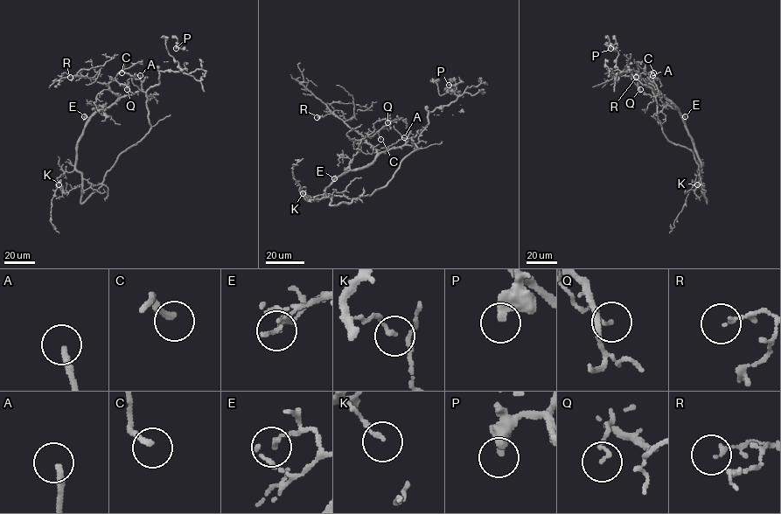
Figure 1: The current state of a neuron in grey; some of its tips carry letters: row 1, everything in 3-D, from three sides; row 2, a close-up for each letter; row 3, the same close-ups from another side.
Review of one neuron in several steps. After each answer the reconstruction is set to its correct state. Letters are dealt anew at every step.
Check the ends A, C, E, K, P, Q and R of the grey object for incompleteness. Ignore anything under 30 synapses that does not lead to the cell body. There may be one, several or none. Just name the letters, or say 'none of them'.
A

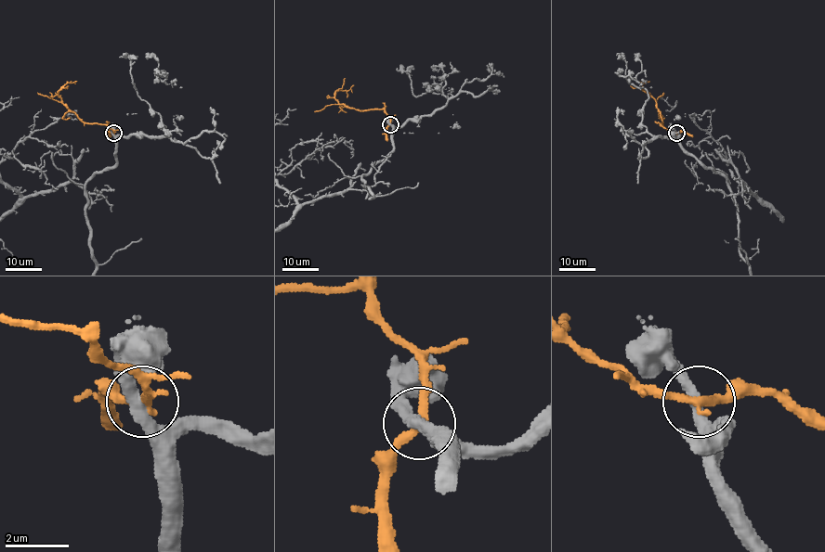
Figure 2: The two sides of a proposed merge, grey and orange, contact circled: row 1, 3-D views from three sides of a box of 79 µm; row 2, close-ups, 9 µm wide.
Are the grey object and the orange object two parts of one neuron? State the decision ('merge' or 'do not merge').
merge

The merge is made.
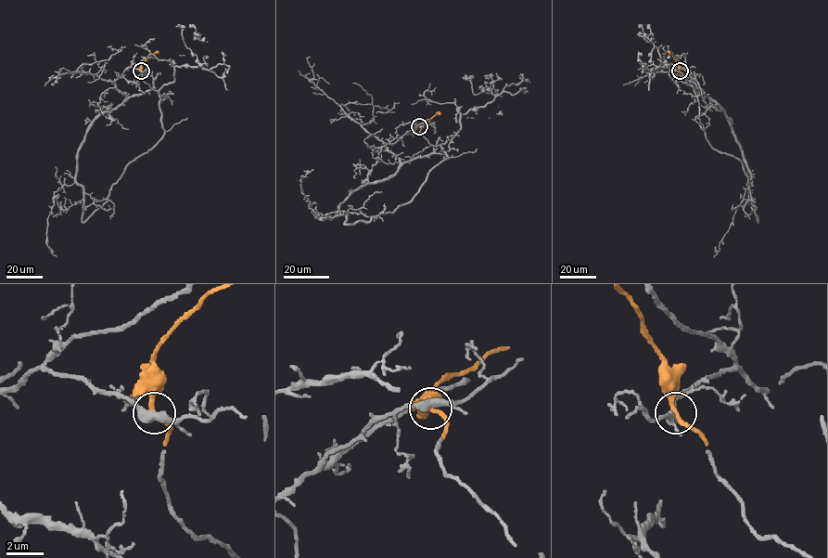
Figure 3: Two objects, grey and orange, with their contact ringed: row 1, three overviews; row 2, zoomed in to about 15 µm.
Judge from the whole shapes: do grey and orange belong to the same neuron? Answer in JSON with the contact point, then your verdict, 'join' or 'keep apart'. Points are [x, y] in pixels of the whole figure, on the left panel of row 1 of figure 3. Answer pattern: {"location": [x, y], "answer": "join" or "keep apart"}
{"location": [141, 71], "answer": "join"}

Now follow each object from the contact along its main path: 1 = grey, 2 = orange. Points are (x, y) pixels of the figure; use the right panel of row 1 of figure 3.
1: (680, 71), (724, 110), (751, 201), (742, 162), (711, 146), (694, 88), (653, 63), (643, 29), (656, 42)
2: (680, 71), (668, 51)

